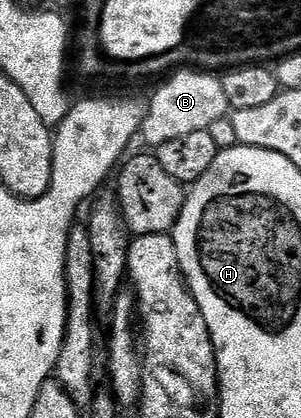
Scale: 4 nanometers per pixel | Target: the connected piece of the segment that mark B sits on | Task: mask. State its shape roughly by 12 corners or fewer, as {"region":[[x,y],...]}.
{"region":[[178,70],[145,109],[158,147],[226,118],[223,82]]}

